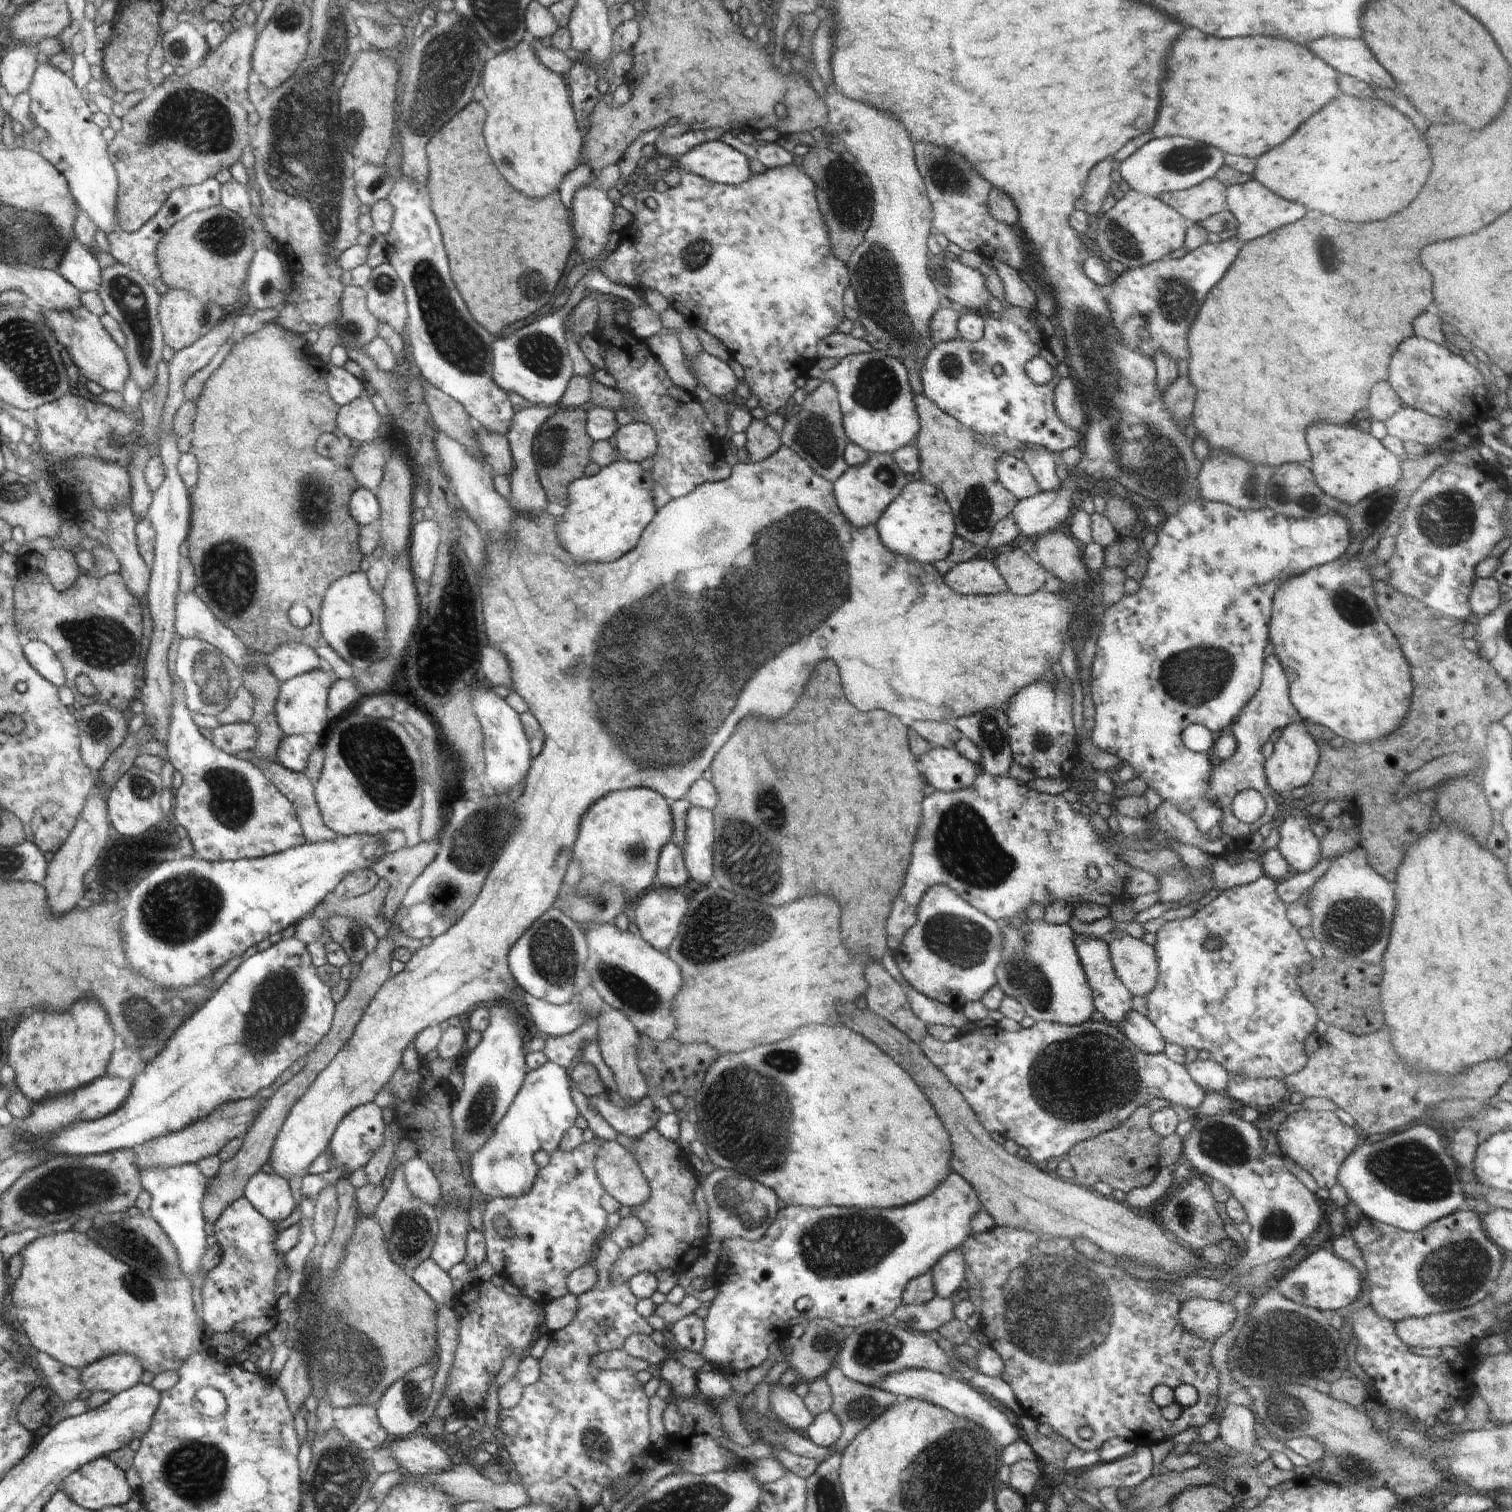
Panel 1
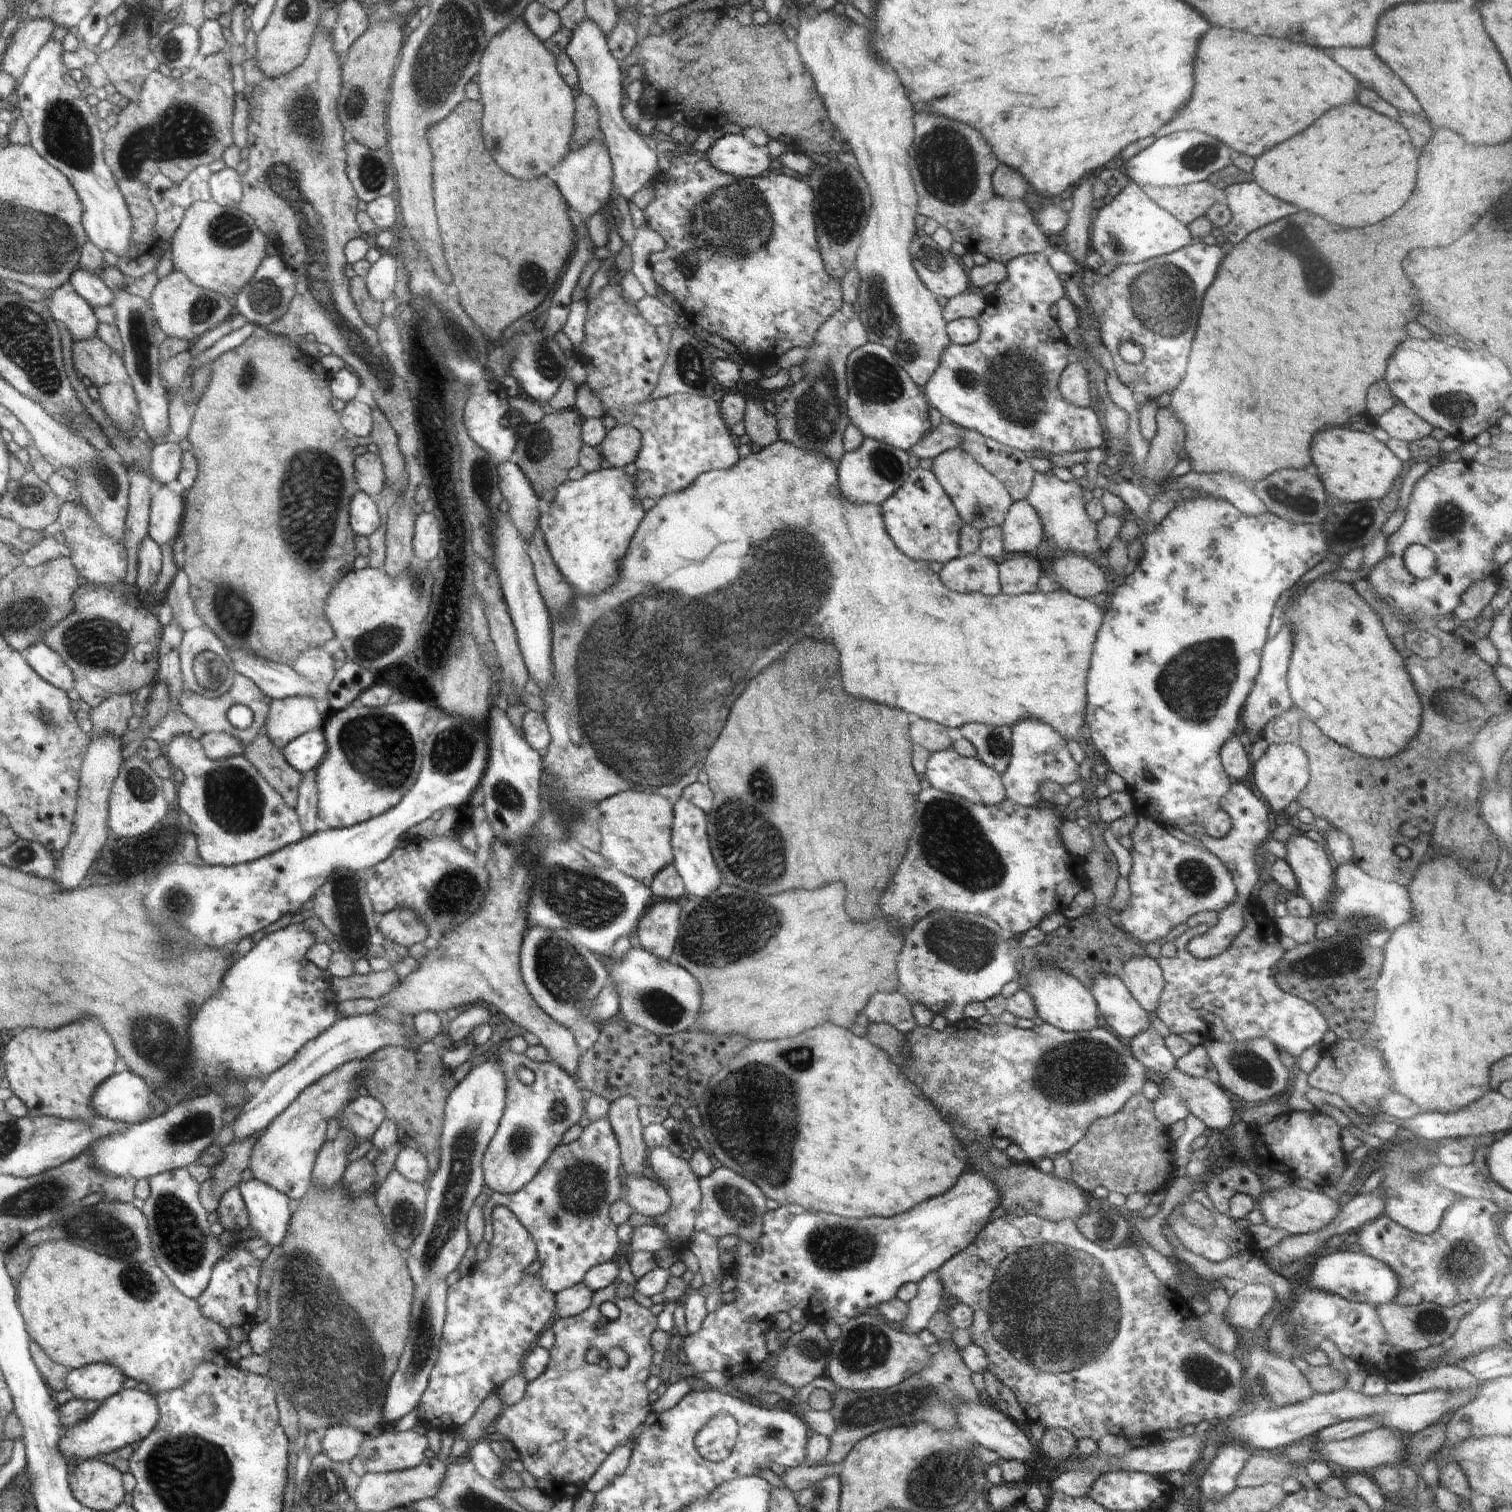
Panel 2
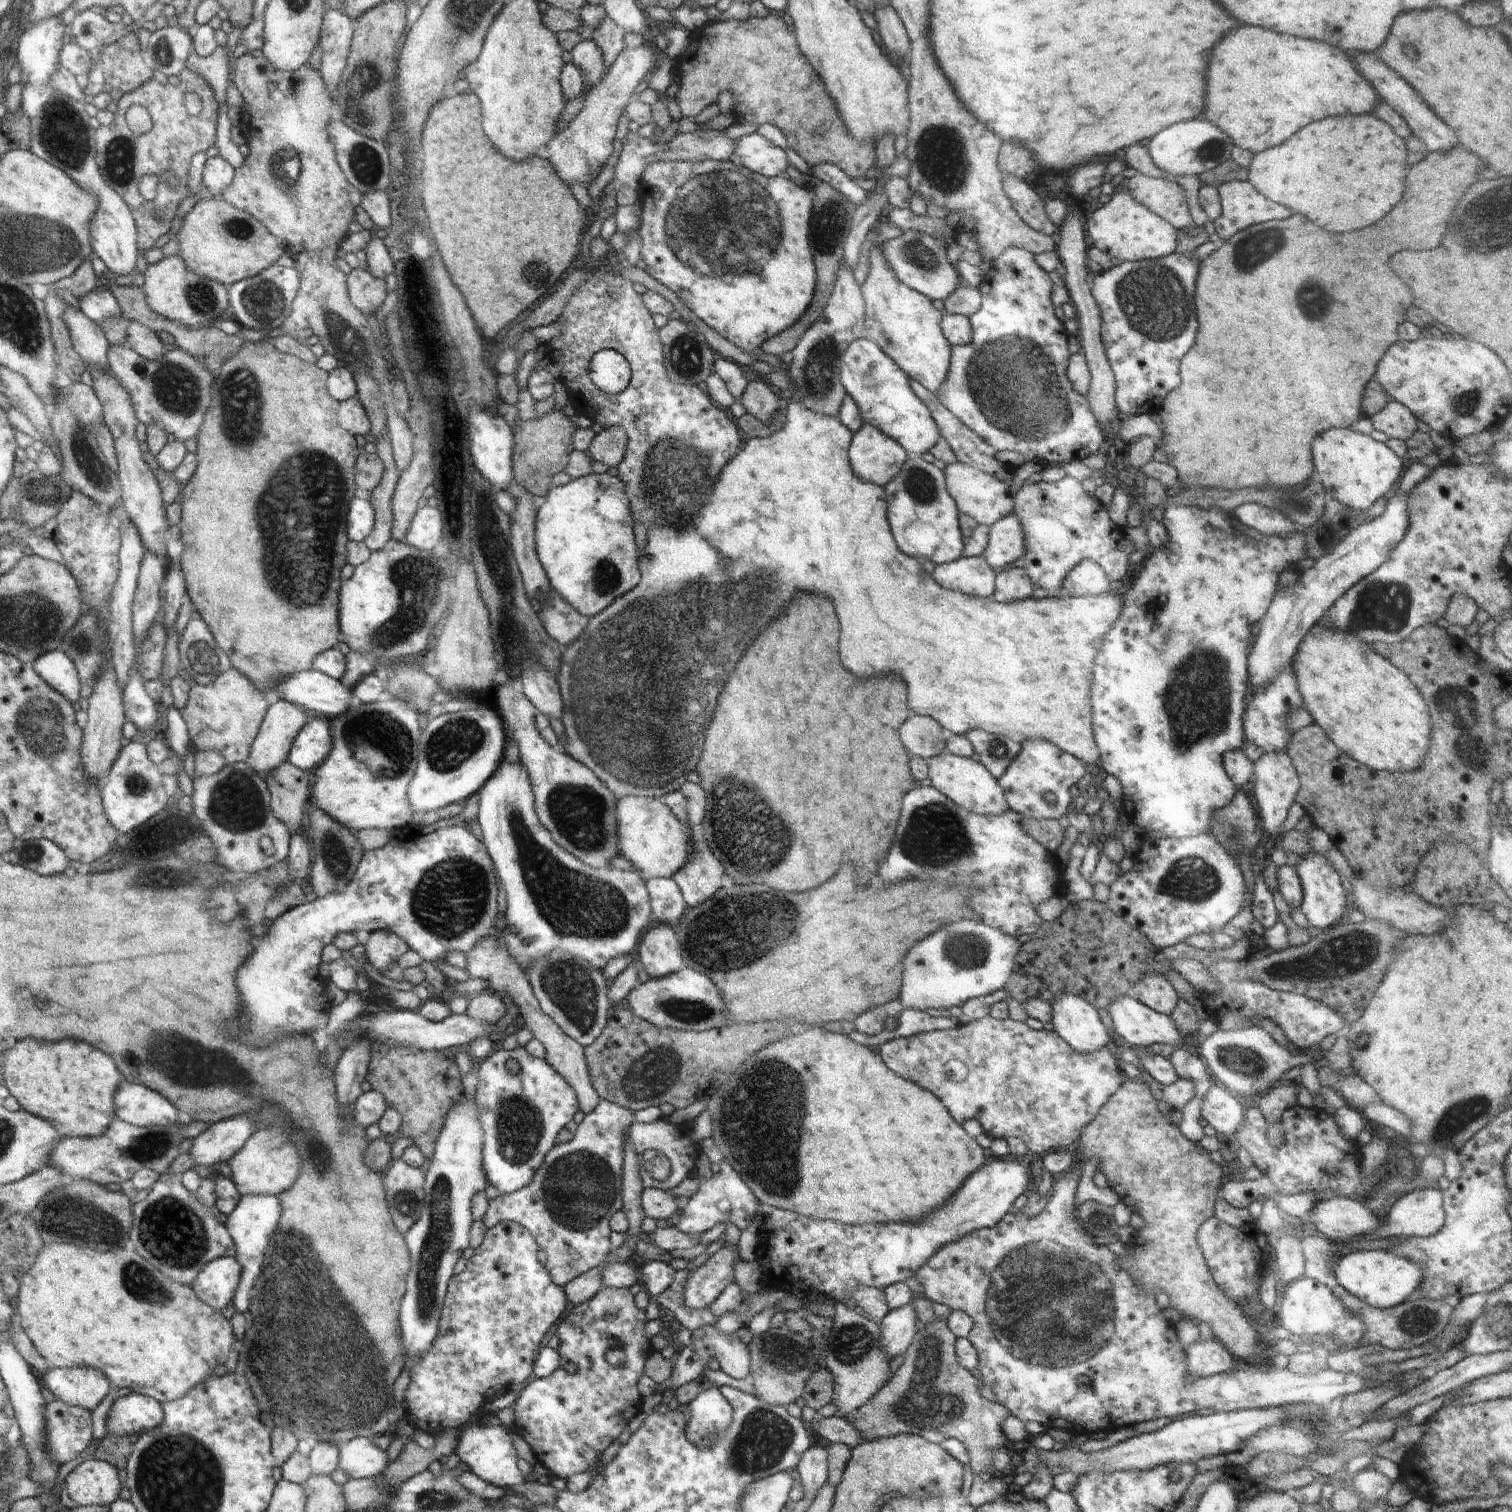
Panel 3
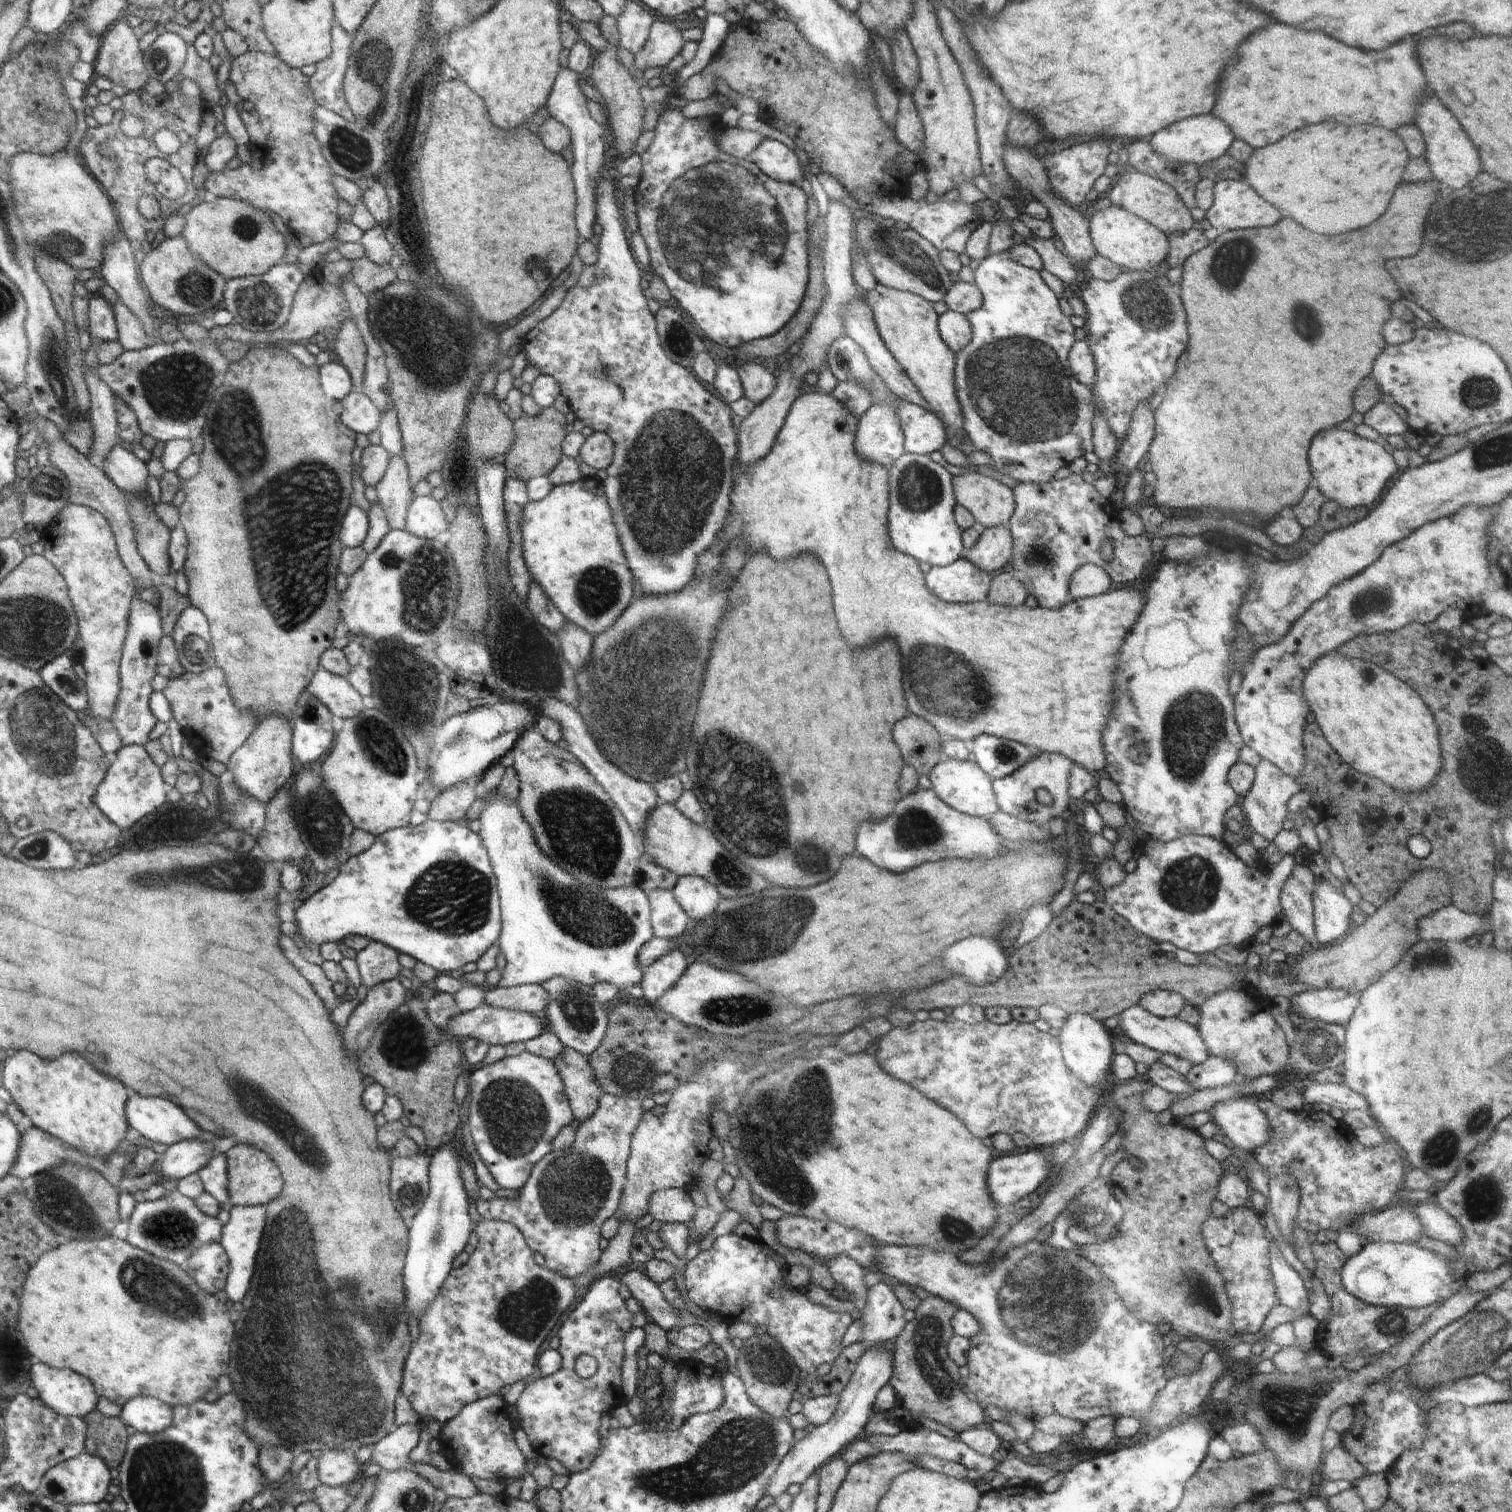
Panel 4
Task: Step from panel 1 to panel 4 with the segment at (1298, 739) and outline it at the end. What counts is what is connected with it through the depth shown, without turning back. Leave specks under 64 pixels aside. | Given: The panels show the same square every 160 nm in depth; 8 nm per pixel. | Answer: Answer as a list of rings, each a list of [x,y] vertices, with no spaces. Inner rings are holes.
[[[1262,759],[1255,766],[1255,779],[1250,790],[1240,800],[1241,809],[1253,832],[1264,836],[1268,842],[1273,843],[1274,838],[1283,829],[1283,822],[1287,820],[1288,800],[1301,790],[1301,786],[1289,774],[1280,770],[1275,764]]]

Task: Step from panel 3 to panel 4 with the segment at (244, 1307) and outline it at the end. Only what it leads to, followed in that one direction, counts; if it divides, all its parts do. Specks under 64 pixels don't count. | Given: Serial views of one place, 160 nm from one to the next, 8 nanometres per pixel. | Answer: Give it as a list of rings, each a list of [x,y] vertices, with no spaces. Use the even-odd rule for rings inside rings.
[[[232,1206],[229,1210],[230,1218],[223,1225],[223,1236],[220,1240],[222,1248],[229,1258],[229,1273],[225,1284],[225,1291],[230,1304],[242,1302],[246,1298],[252,1282],[252,1274],[258,1262],[259,1250],[262,1246],[264,1224],[267,1220],[267,1206]]]

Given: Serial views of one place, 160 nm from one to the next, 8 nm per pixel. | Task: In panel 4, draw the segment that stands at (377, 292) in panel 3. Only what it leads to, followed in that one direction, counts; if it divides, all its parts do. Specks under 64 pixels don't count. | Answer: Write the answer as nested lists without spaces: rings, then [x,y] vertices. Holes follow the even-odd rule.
[[[366,256],[353,262],[351,281],[360,288],[365,296],[385,289],[389,284],[396,280],[396,269],[387,263],[386,265],[377,265]]]

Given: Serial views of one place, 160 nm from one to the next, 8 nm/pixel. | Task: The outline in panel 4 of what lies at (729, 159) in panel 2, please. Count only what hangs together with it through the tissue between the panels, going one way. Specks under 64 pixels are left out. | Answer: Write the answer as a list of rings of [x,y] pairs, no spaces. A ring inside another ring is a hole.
[[[763,138],[745,160],[754,162],[766,176],[783,183],[798,185],[806,173],[796,152],[772,138]]]

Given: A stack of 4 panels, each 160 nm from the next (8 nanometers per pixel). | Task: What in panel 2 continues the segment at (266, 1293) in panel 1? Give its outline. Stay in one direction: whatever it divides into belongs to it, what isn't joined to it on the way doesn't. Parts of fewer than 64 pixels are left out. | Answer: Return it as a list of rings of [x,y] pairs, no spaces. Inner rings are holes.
[[[239,1187],[229,1188],[219,1200],[217,1208],[219,1223],[231,1231],[249,1228],[249,1214]],[[234,1247],[225,1254],[223,1260],[215,1265],[210,1285],[197,1298],[199,1310],[208,1319],[220,1323],[223,1327],[242,1327],[242,1324],[246,1322],[246,1318],[252,1316],[256,1312],[256,1308],[258,1308],[256,1290],[258,1290],[258,1278],[260,1278],[260,1264],[262,1260],[259,1260],[244,1247]]]

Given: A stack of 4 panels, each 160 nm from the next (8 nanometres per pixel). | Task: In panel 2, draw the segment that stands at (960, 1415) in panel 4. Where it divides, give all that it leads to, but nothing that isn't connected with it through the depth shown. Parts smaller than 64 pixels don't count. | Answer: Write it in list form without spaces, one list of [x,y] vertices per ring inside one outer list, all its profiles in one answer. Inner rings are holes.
[[[952,1342],[938,1343],[942,1351],[933,1355],[929,1366],[898,1383],[896,1387],[869,1395],[866,1391],[849,1391],[834,1384],[836,1388],[832,1394],[833,1405],[829,1413],[834,1419],[835,1427],[829,1436],[828,1452],[818,1465],[839,1467],[859,1440],[896,1425],[911,1425],[929,1420],[936,1430],[949,1431],[960,1427],[953,1413],[957,1402],[983,1400],[985,1396],[974,1387],[970,1378],[973,1372],[962,1360],[961,1354],[952,1348]]]

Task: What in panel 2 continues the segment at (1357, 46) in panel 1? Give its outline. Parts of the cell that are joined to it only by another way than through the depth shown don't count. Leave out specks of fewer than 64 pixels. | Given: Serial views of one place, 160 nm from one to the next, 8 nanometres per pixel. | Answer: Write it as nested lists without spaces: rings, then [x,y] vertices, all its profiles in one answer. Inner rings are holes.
[[[1328,48],[1326,54],[1347,70],[1362,86],[1374,90],[1400,112],[1422,116],[1422,108],[1402,80],[1386,68],[1372,48]]]

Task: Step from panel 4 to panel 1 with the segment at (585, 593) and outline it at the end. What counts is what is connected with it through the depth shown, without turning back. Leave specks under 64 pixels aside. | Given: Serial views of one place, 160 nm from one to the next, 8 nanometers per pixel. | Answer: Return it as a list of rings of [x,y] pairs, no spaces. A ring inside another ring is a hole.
[[[636,461],[613,462],[598,474],[571,482],[569,506],[557,525],[561,543],[576,554],[576,562],[610,562],[630,553],[655,518],[652,473]]]

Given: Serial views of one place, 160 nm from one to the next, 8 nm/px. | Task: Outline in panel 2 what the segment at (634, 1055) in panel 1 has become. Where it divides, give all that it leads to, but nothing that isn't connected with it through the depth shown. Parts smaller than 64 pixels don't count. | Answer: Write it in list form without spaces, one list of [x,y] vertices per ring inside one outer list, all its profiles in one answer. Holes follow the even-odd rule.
[[[632,1096],[618,1097],[610,1103],[610,1114],[607,1117],[619,1139],[622,1161],[629,1176],[642,1174],[642,1162],[648,1156],[643,1126],[638,1119],[639,1106]]]

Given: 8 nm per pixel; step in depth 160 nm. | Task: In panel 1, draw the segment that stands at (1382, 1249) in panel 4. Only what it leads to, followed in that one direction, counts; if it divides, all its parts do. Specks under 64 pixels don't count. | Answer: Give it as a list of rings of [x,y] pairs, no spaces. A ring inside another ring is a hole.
[[[1320,1249],[1313,1251],[1304,1260],[1288,1270],[1280,1282],[1278,1282],[1280,1294],[1284,1294],[1288,1300],[1298,1302],[1302,1306],[1330,1314],[1351,1308],[1352,1303],[1358,1298],[1361,1290],[1361,1276],[1358,1271],[1344,1260],[1337,1258],[1332,1251]]]

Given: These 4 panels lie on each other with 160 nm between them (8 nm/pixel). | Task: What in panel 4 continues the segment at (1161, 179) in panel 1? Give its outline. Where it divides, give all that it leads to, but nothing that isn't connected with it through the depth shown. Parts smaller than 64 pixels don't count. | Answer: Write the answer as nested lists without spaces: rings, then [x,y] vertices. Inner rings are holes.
[[[1213,113],[1186,118],[1186,120],[1176,122],[1168,128],[1163,128],[1160,132],[1155,132],[1147,138],[1152,150],[1163,159],[1172,162],[1197,164],[1197,166],[1206,164],[1206,162],[1228,153],[1234,139],[1235,136],[1230,127]]]

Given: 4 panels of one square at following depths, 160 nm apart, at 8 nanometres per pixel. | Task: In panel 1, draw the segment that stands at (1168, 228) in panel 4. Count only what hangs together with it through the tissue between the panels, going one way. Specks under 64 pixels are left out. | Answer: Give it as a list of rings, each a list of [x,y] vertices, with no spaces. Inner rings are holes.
[[[1206,179],[1191,189],[1160,193],[1158,198],[1177,210],[1189,225],[1226,210],[1227,187],[1218,179]]]

